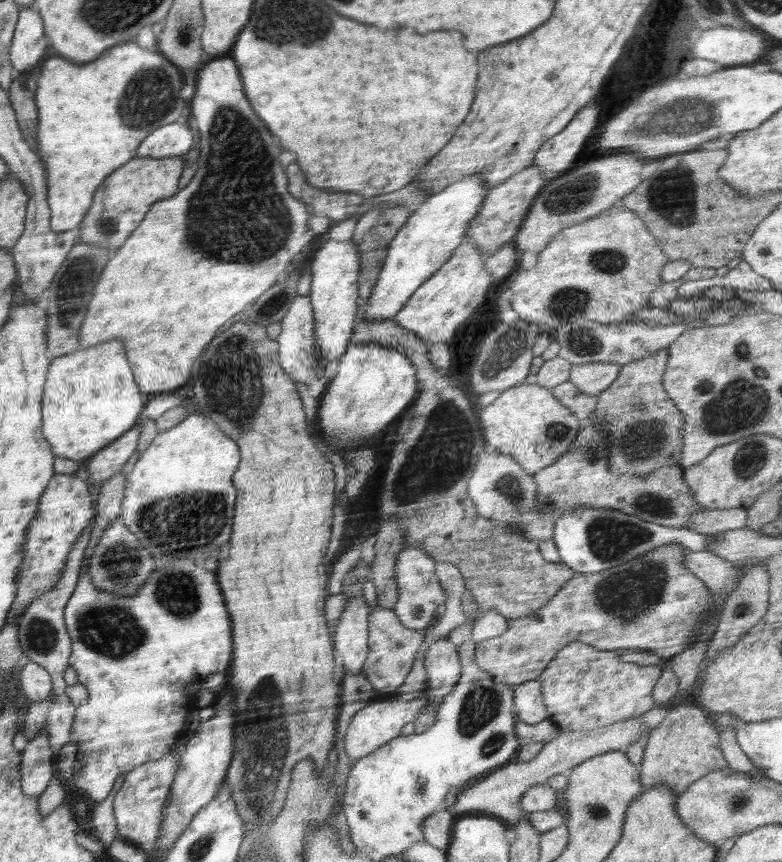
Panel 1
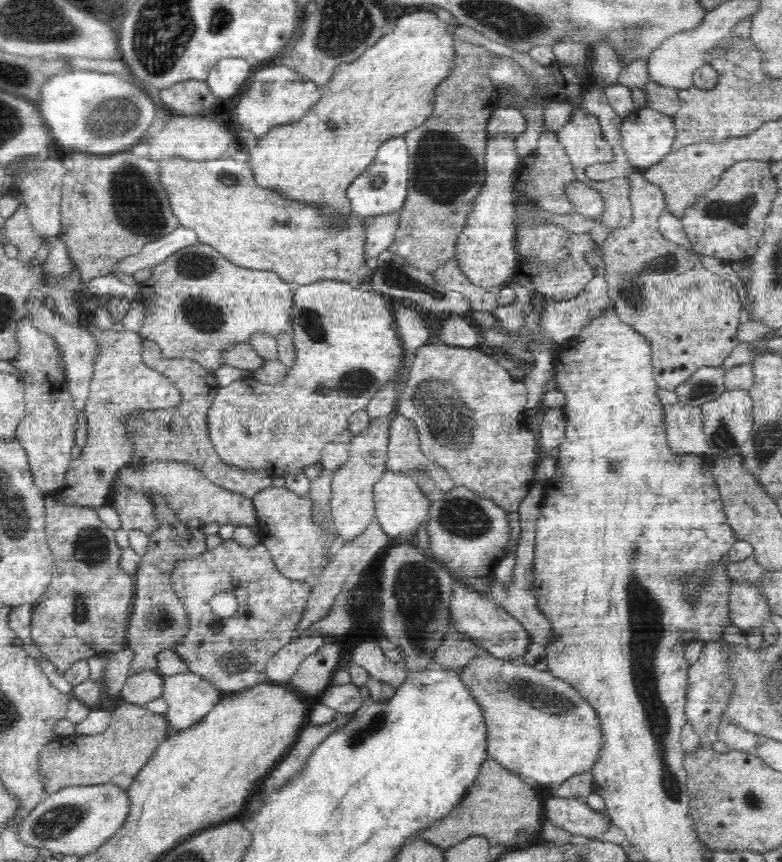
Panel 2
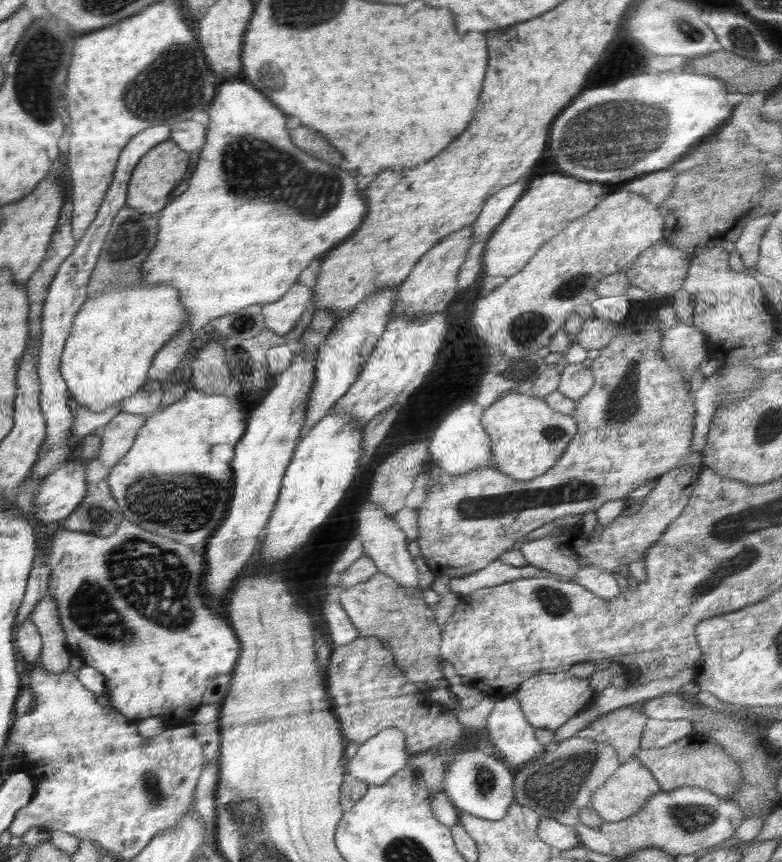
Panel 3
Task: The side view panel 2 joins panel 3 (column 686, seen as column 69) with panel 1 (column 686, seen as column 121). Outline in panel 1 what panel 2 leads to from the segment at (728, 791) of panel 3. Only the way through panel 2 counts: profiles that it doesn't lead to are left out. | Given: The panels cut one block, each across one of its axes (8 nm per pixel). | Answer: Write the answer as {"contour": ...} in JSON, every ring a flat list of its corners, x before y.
{"contour":[[691,701,680,702,668,709,666,718,648,734,648,744,640,765,641,782,648,788,666,786,683,793,688,785,703,779,710,772,728,765,718,744,719,730,708,713]]}

